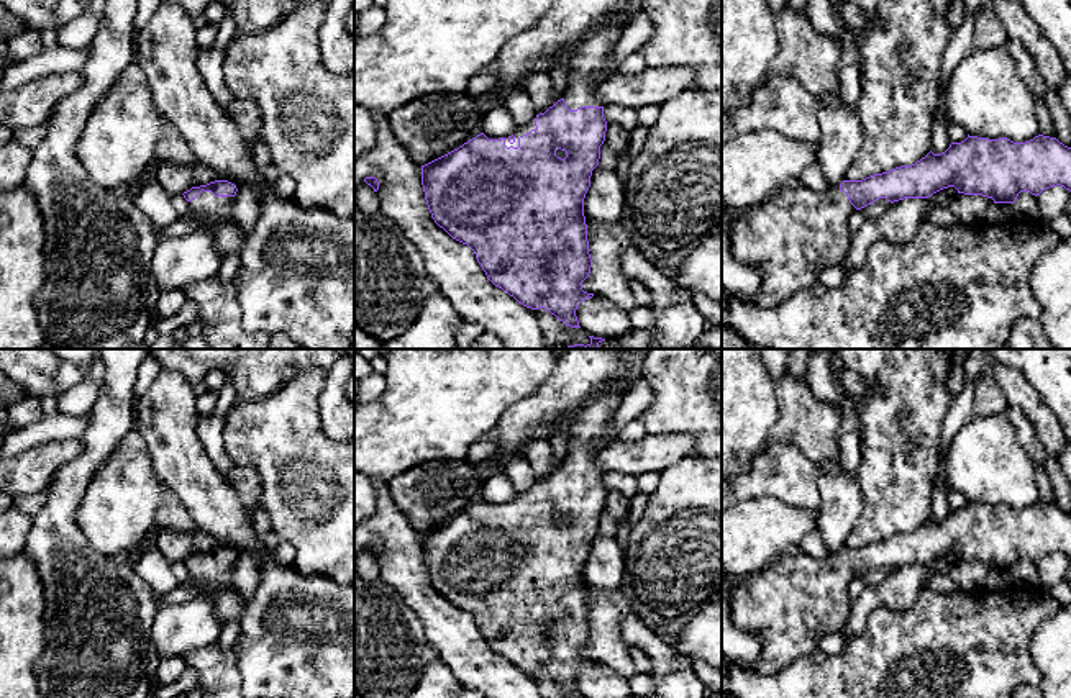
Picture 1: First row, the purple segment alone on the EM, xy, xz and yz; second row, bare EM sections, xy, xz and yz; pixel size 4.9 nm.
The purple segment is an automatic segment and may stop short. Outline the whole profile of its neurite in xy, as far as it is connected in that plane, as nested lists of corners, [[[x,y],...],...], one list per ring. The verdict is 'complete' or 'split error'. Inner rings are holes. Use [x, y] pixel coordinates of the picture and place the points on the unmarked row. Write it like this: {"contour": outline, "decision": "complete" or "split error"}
{"contour": [[[215,547],[207,552],[192,554],[184,559],[189,577],[198,585],[210,585],[213,590],[205,596],[223,623],[239,618],[244,601],[233,582],[238,555],[228,547]]], "decision": "split error"}

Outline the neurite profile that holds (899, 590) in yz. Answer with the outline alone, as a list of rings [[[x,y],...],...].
[[[948,554],[928,565],[904,565],[891,570],[877,587],[868,587],[856,600],[851,600],[850,614],[841,631],[853,639],[863,632],[873,611],[881,608],[891,611],[907,610],[915,603],[922,590],[927,588],[930,577],[948,573],[956,562],[958,557]]]

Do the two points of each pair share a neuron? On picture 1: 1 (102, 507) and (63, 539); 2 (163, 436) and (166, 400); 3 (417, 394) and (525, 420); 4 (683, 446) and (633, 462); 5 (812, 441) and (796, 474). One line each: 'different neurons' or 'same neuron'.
1: different neurons
2: same neuron
3: different neurons
4: same neuron
5: different neurons

